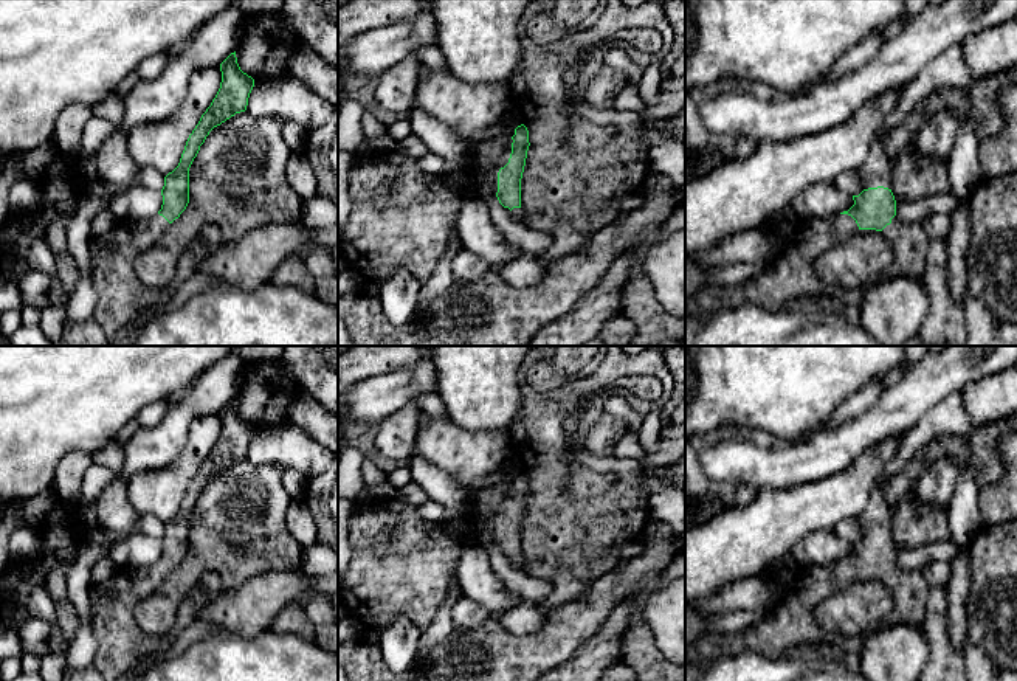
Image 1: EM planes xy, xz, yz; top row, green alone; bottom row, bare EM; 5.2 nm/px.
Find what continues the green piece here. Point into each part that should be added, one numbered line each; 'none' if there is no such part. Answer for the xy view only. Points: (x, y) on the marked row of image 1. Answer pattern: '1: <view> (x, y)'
1: xy (121, 297)

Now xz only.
1: xz (507, 149)

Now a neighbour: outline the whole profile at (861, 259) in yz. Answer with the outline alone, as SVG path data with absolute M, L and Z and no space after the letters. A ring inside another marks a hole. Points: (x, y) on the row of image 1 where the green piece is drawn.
M859 230L820 254L814 270L828 285L864 290L881 279L893 261L893 248L879 231Z

